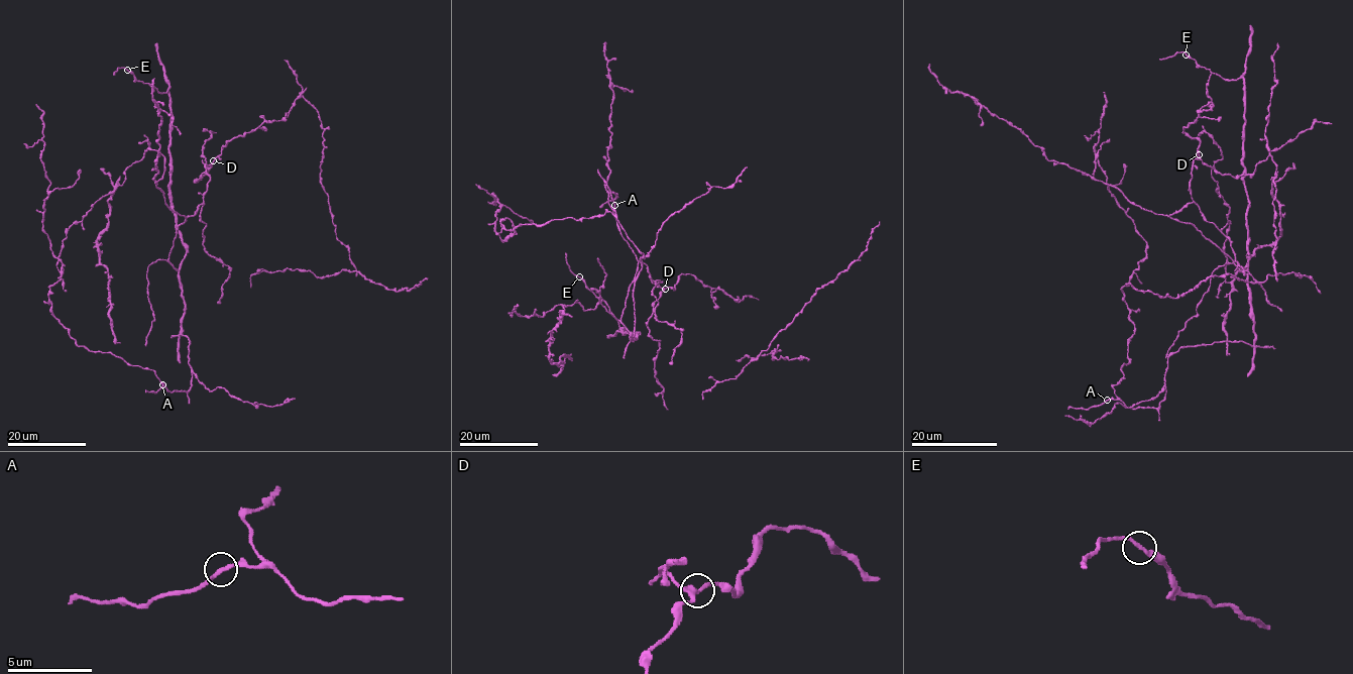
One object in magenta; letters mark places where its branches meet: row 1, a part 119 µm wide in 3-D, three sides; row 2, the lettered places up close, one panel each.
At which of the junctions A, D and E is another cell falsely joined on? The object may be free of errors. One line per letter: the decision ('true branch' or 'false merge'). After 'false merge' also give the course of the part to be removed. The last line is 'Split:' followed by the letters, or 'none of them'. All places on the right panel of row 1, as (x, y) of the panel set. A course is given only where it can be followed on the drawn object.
A: true branch
D: true branch
E: true branch
Split: none of them

